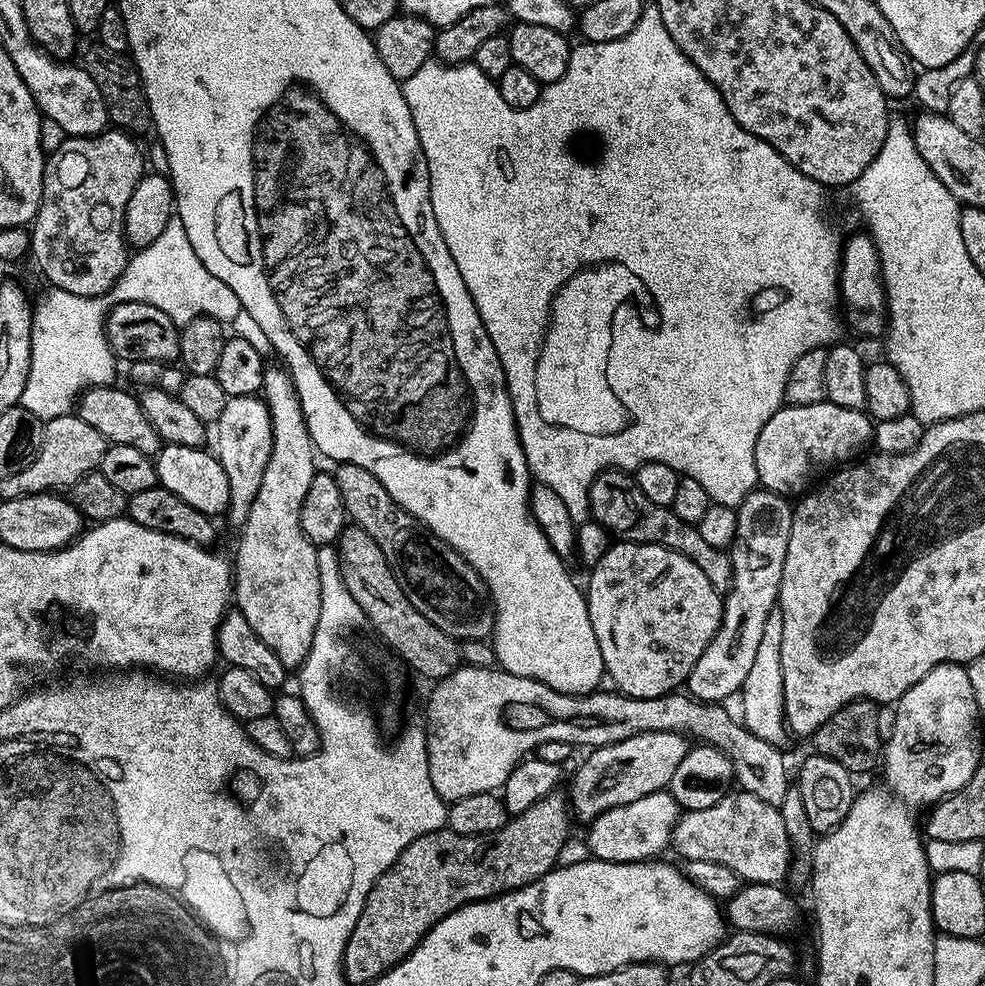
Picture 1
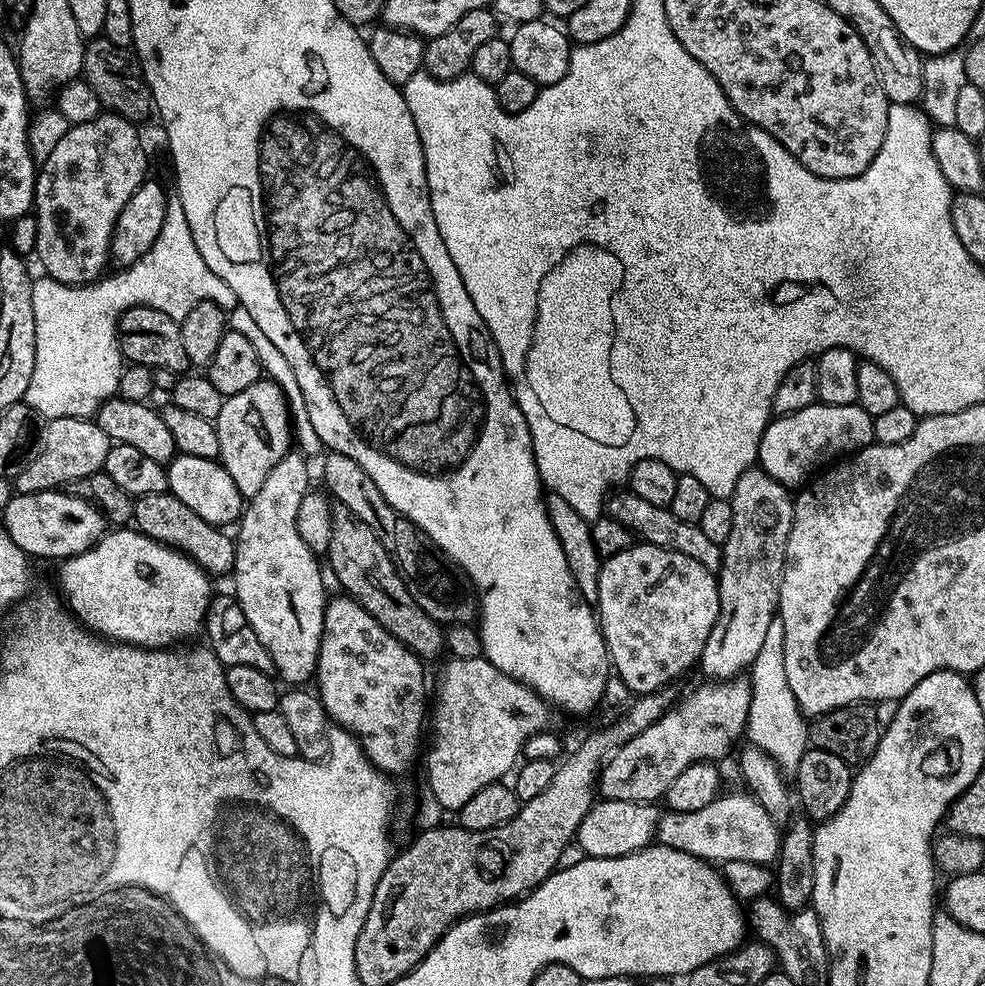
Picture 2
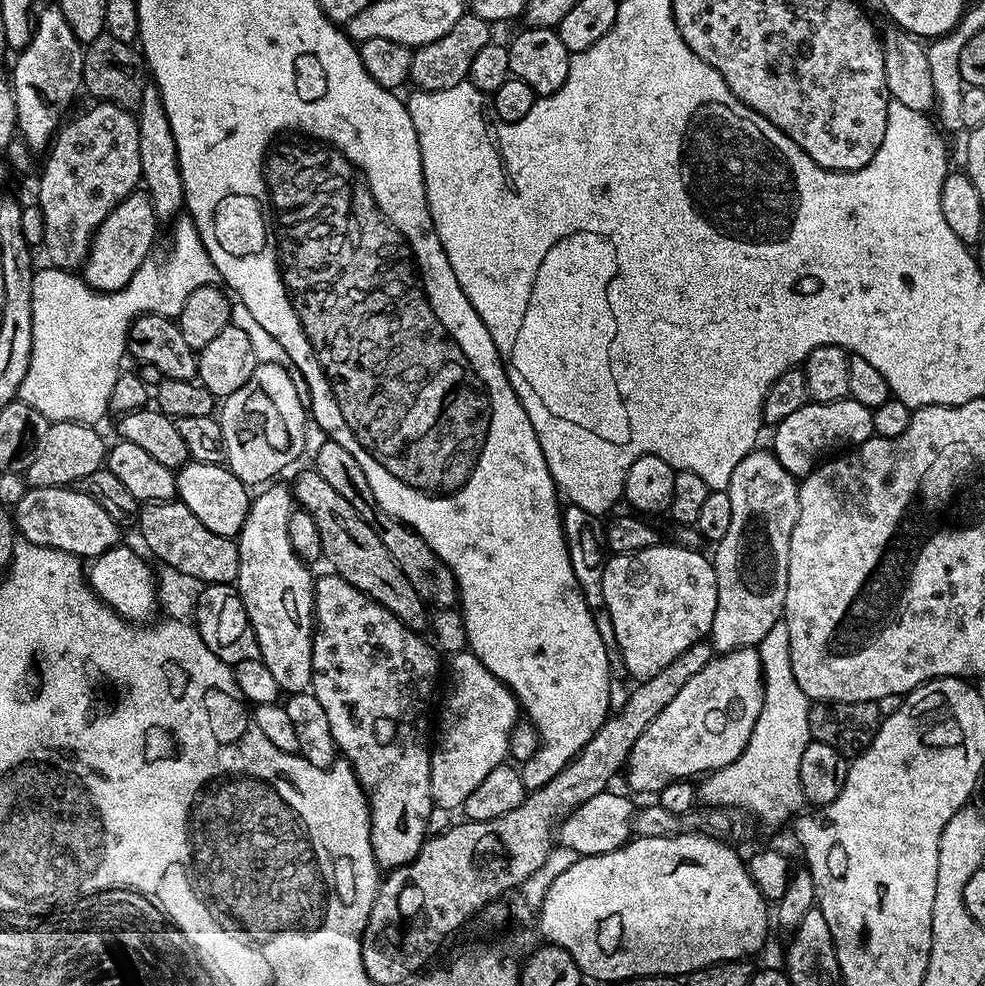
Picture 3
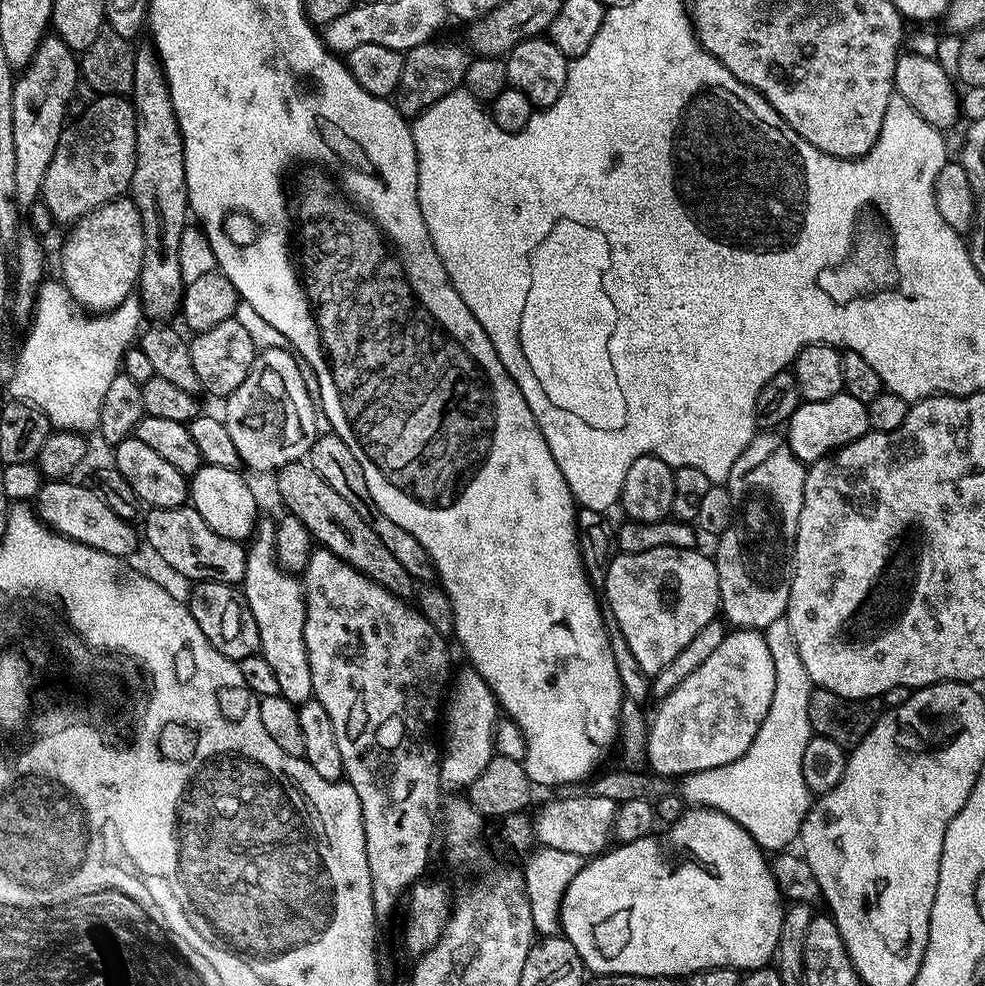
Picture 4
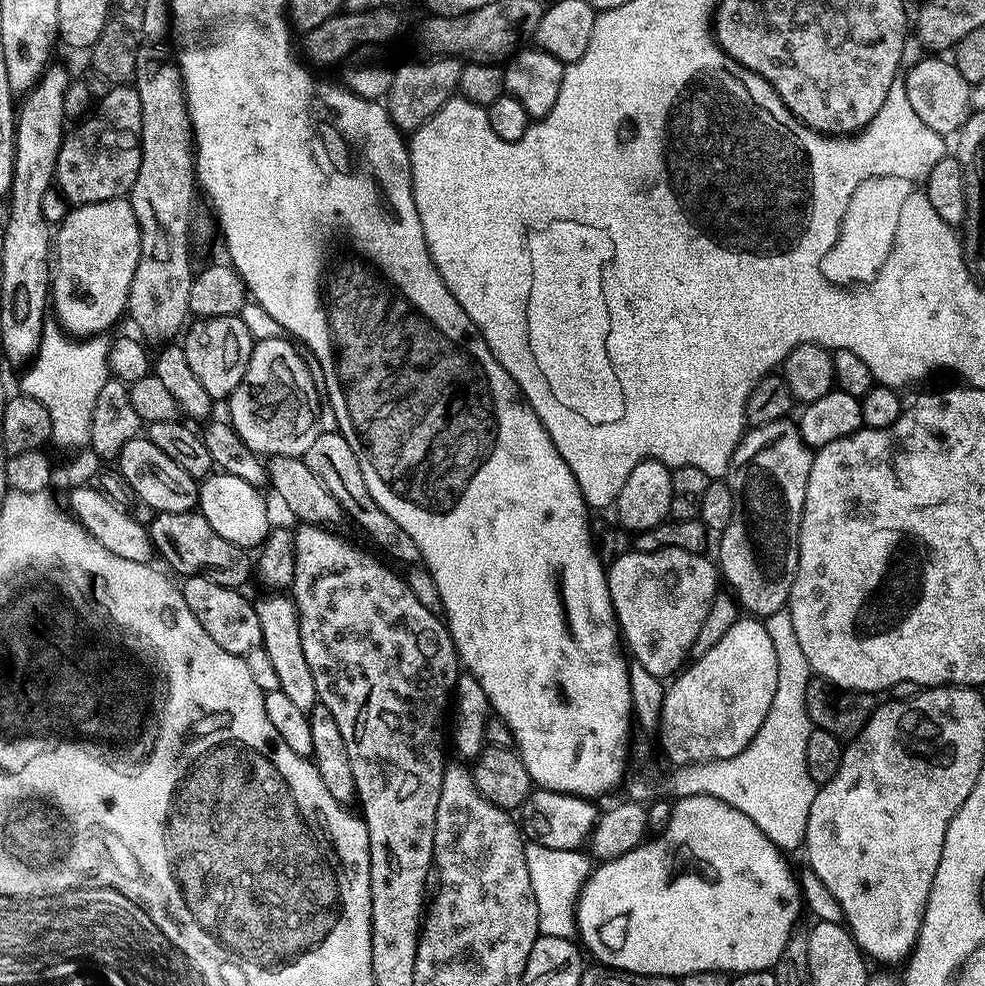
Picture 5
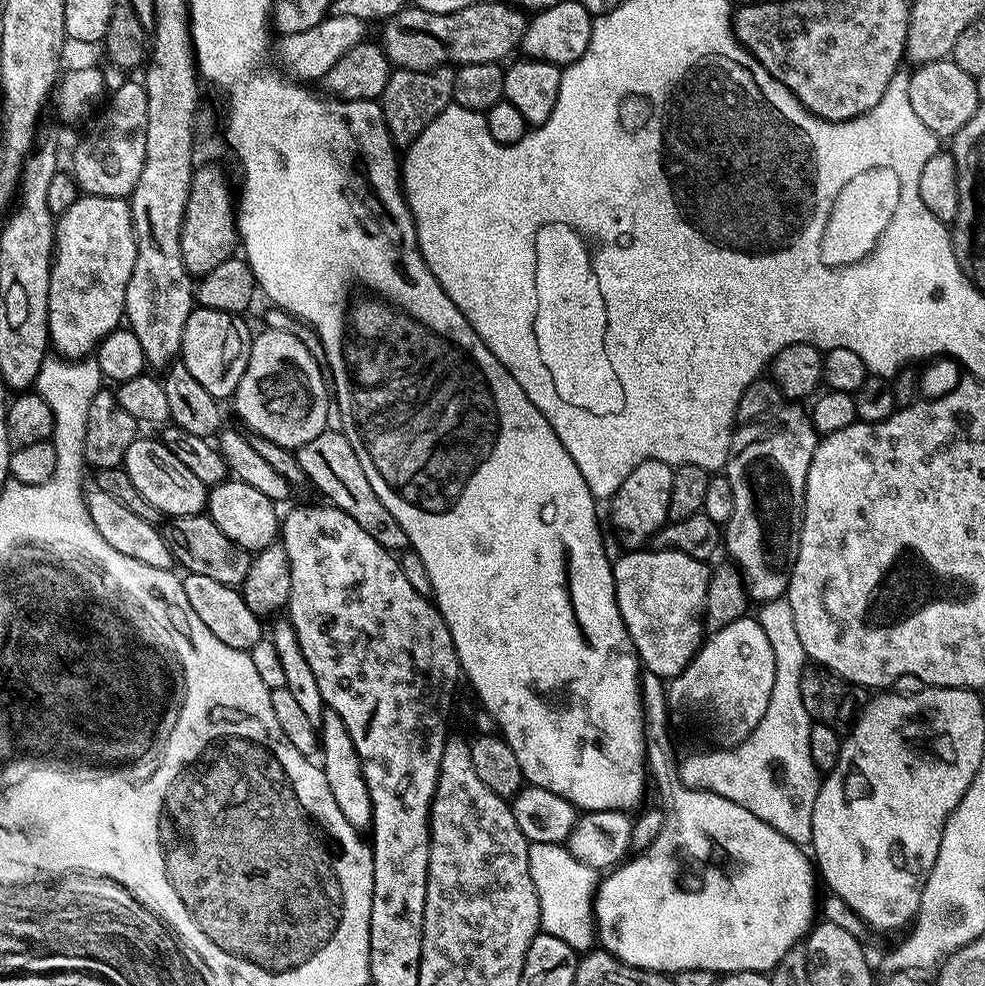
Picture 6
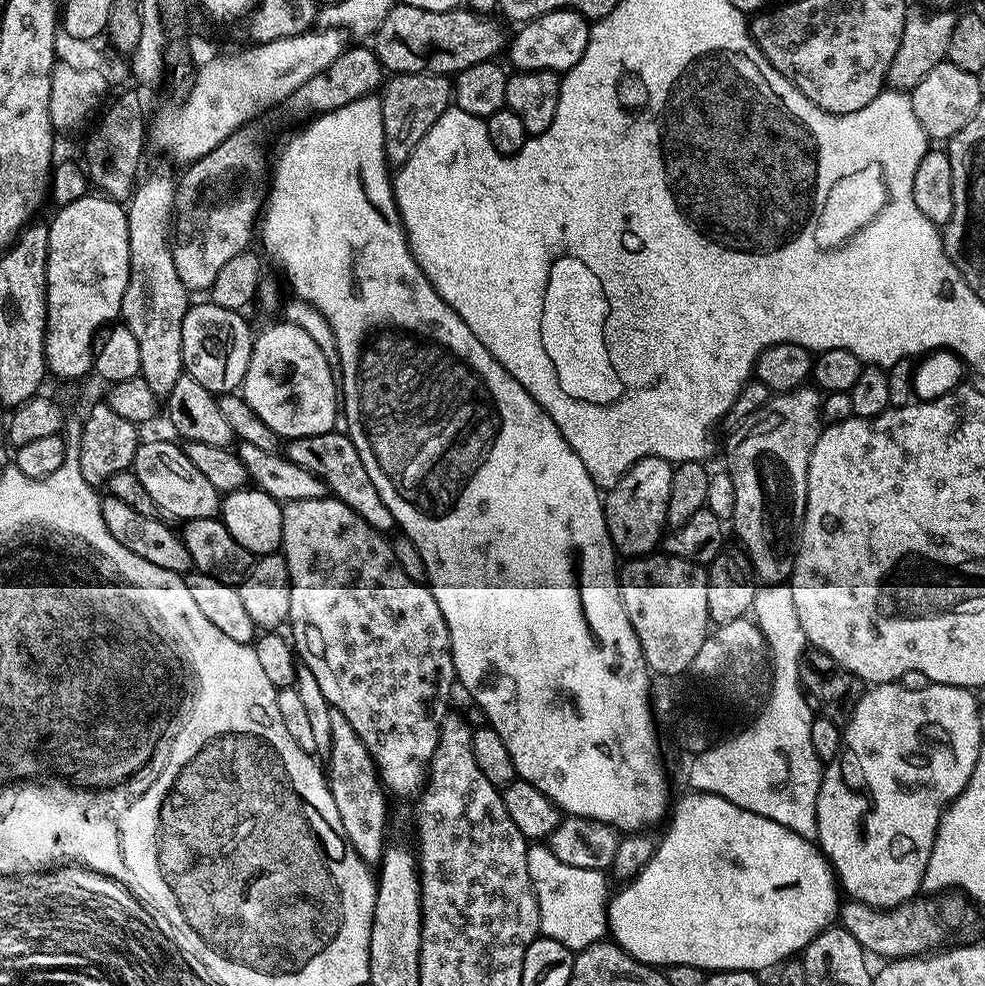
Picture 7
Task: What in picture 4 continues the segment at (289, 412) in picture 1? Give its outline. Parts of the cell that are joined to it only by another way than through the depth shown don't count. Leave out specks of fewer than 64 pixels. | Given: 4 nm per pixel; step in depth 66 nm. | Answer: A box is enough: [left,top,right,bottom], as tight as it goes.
[242,519,313,704]

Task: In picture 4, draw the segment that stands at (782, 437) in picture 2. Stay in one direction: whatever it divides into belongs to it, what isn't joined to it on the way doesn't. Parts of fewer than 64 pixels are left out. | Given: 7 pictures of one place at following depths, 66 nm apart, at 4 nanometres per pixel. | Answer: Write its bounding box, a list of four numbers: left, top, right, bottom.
[786,391,869,462]

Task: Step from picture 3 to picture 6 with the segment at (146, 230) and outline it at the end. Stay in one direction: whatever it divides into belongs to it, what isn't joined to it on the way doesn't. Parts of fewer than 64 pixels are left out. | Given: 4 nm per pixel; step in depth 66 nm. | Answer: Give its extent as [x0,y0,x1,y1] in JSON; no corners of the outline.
[48,194,136,362]

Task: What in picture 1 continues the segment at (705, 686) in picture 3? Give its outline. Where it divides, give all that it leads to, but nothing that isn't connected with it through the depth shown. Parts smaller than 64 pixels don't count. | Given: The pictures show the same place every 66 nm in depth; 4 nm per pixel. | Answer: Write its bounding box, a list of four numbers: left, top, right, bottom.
[568,731,689,824]

